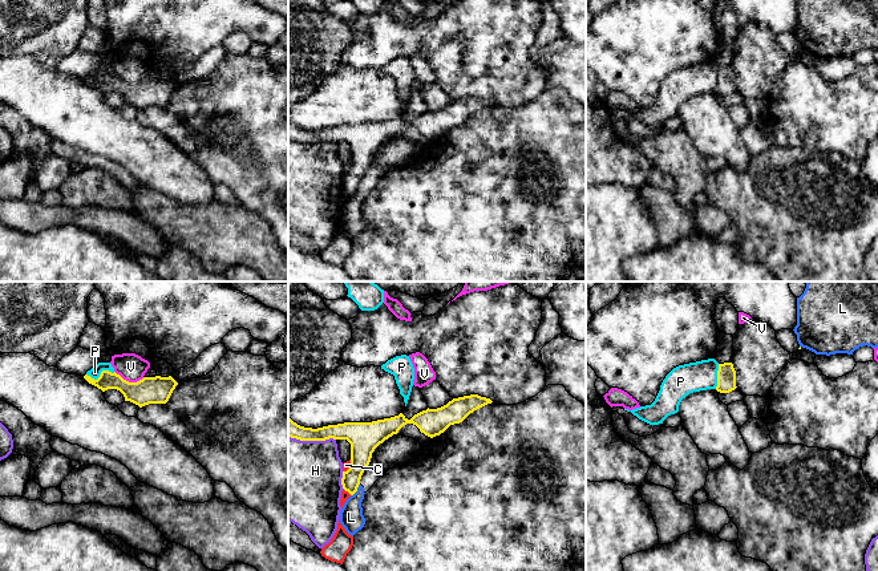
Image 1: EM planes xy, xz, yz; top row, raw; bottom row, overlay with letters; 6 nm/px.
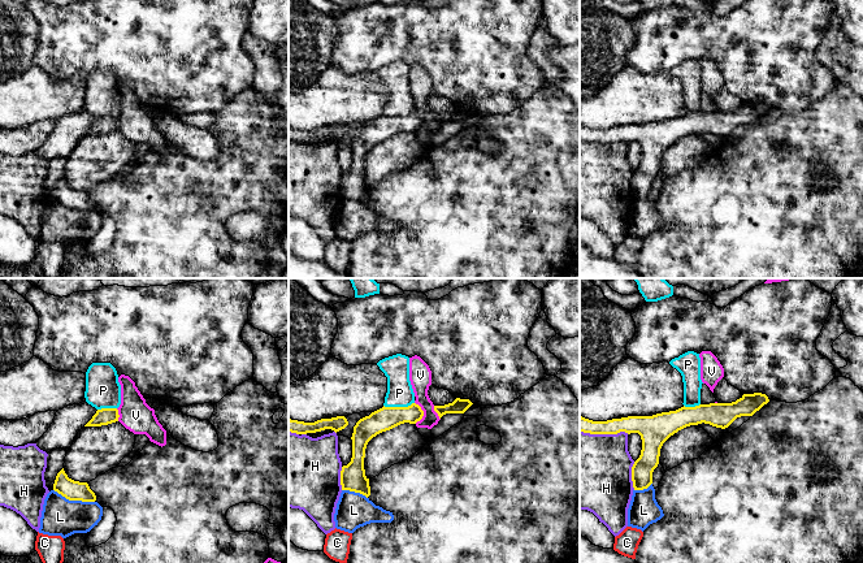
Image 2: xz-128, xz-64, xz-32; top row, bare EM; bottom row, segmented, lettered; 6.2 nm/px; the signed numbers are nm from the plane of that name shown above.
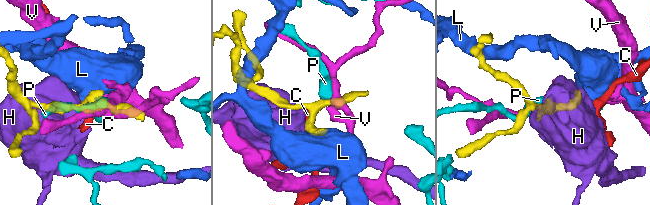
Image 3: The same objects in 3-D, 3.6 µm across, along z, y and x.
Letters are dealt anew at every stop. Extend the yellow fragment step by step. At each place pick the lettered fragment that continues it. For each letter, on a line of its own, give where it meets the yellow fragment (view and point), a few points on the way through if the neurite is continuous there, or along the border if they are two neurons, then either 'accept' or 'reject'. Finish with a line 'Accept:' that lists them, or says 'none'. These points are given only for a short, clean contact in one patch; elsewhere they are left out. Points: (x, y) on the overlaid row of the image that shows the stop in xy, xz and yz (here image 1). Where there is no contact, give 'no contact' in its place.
C: xz (347, 490) | along xz (343, 488), (351, 494) | reject
H: xz (312, 440) | reject
L: xz (356, 490) | along xz (359, 484), (351, 495) | reject
P: xy (101, 373) | along xy (114, 372), (102, 371), (96, 379), (87, 375) | reject
V: xy (128, 381) | along xy (114, 371), (129, 381), (138, 381), (144, 377) | reject
Accept: none

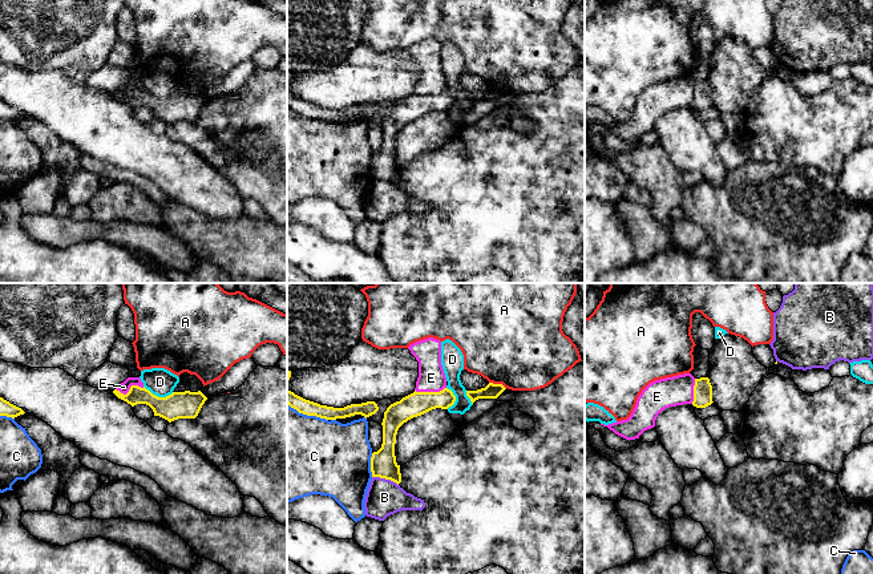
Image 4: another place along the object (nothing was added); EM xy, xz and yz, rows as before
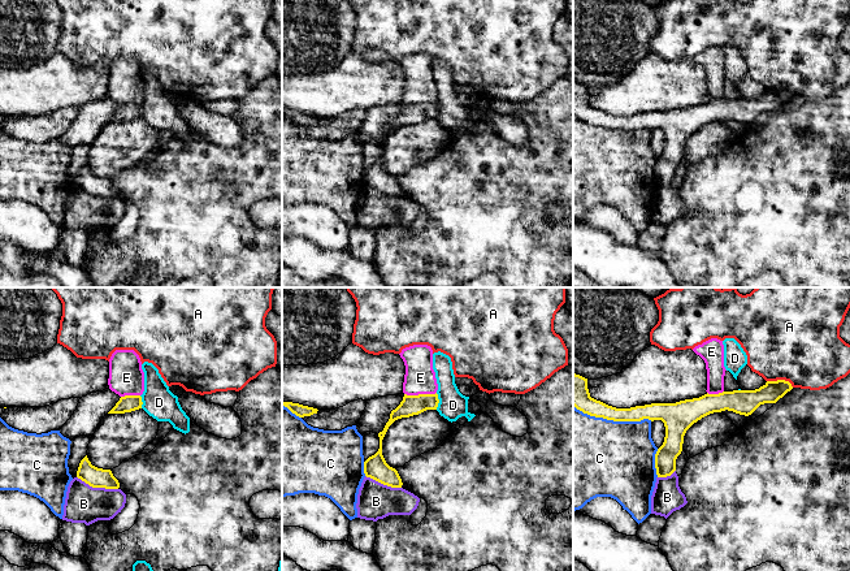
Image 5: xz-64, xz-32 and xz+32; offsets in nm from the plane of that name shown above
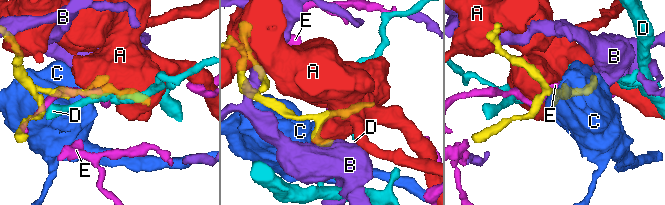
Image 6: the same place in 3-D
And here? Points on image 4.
A: xz (497, 384) | reject
B: xz (386, 478) | along xz (372, 476), (389, 478), (397, 485) | reject
C: xz (371, 465) | reject
D: xy (157, 396) | along xy (144, 385), (158, 396), (168, 396), (173, 392) | reject
E: xz (429, 392) | along xz (445, 387), (439, 391), (415, 391) | reject
Accept: none

